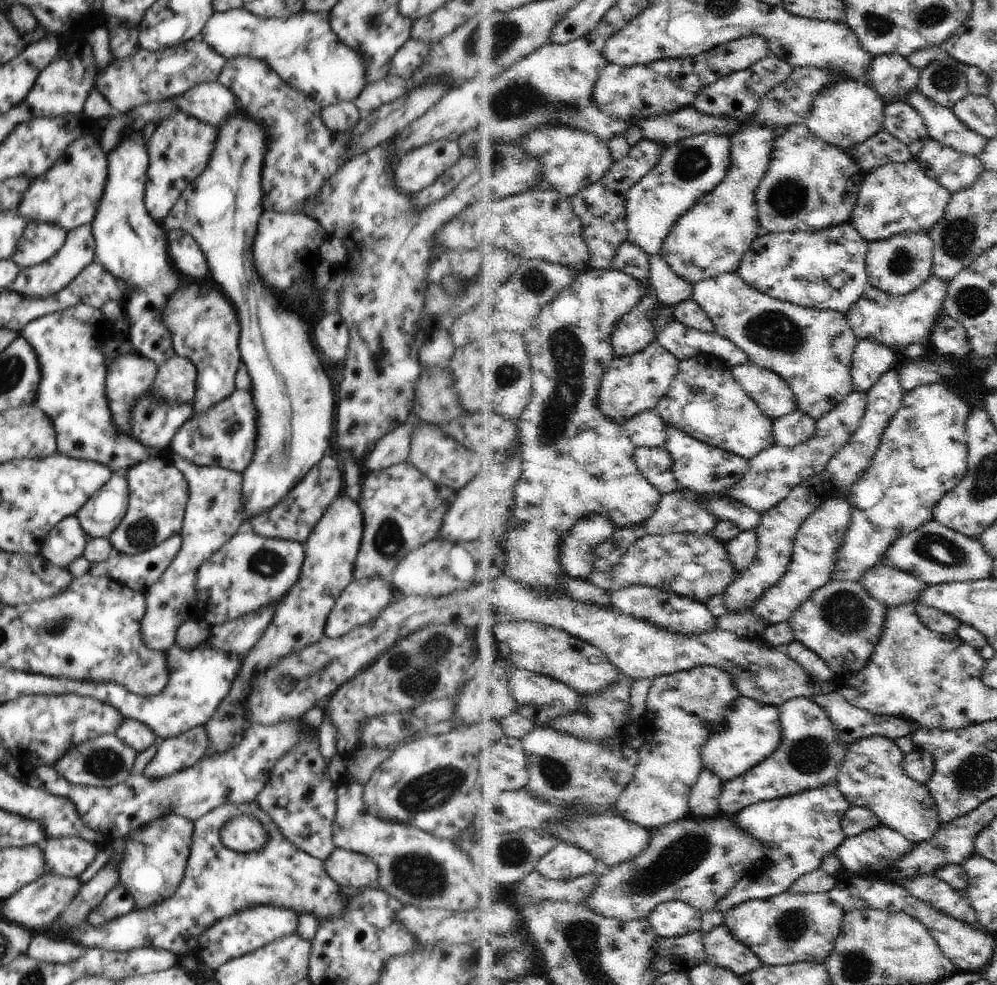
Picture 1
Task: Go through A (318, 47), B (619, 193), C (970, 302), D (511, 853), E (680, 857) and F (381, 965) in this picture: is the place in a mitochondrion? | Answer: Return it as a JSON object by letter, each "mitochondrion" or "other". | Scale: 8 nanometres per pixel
{"A":"other","B":"other","C":"mitochondrion","D":"mitochondrion","E":"mitochondrion","F":"other"}

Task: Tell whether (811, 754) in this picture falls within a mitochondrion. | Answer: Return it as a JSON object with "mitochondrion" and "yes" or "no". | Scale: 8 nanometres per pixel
{"mitochondrion":"yes"}

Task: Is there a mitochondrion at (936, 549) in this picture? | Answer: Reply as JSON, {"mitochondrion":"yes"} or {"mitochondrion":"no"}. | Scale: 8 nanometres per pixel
{"mitochondrion":"yes"}

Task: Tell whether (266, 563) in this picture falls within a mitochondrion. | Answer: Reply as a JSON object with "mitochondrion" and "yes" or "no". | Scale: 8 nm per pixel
{"mitochondrion":"yes"}

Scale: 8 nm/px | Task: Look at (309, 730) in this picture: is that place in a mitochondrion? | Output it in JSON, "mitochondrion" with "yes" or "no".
{"mitochondrion":"no"}

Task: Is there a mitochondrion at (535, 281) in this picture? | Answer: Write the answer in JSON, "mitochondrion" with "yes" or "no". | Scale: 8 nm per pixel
{"mitochondrion":"yes"}

